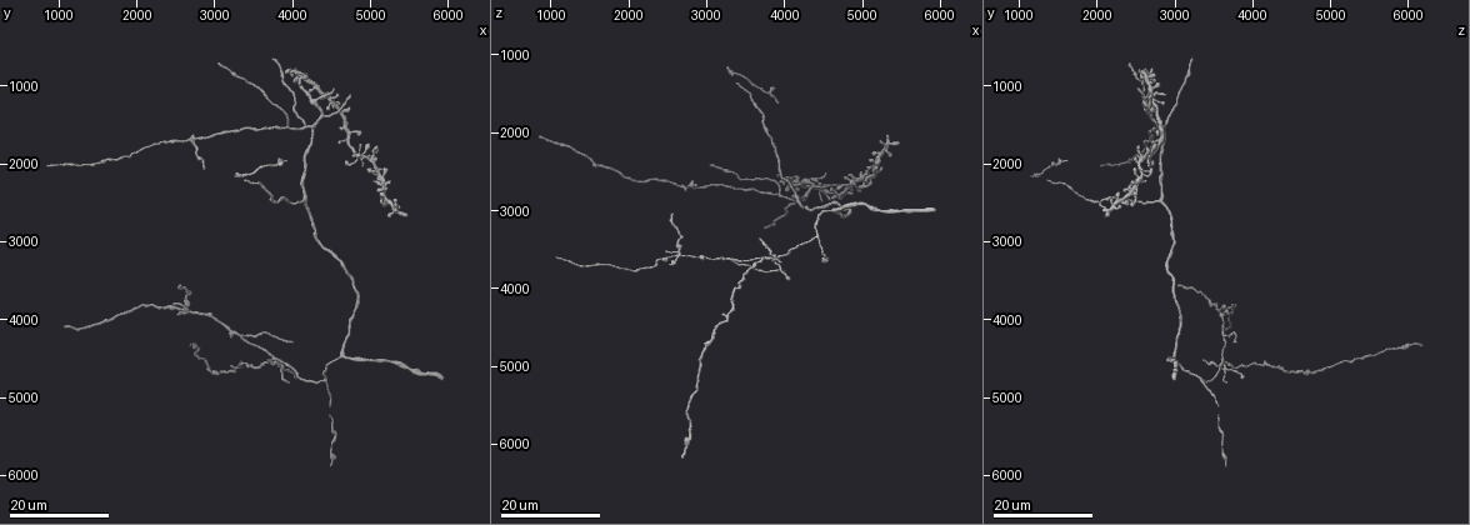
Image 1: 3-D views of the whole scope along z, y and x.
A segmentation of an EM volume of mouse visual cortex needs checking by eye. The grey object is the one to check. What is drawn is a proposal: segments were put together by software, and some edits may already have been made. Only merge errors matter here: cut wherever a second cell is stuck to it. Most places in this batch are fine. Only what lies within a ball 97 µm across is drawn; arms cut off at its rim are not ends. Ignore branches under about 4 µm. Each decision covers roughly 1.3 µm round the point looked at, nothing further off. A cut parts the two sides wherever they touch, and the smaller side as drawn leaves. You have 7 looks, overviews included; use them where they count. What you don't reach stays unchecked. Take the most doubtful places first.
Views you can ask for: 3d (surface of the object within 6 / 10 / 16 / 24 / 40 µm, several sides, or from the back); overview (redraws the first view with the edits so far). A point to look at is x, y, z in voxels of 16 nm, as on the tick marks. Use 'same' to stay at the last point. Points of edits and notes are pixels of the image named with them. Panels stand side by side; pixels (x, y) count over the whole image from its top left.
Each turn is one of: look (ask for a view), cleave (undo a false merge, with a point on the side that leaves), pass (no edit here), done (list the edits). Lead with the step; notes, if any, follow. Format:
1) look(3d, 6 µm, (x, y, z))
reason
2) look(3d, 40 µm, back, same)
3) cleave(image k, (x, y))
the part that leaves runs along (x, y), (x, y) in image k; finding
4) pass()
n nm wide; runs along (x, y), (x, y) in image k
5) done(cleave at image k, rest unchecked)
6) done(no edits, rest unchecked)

look(3d, 16 µm, (2650, 3900, 3550))
four or more arms meet

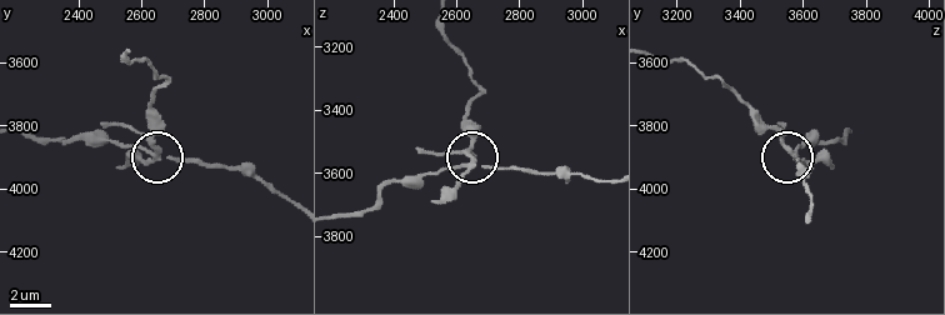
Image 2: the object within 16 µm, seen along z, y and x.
look(3d, 10 µm, (2630, 3850, 3540))

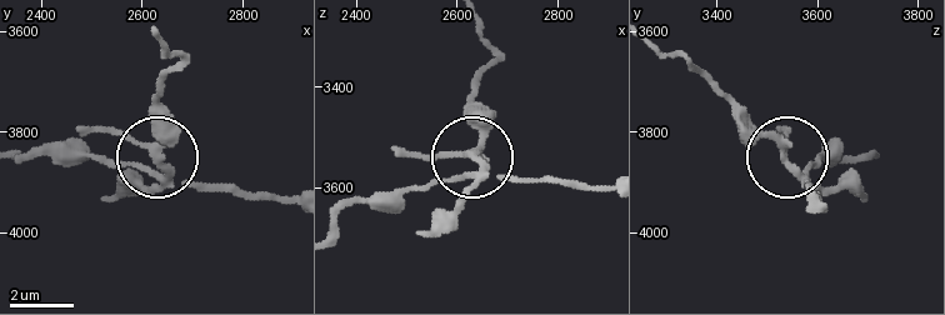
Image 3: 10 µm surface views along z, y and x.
cleave(image 3, (145, 143))
5 arms; two cells meet here

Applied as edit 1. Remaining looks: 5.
look(3d, 16 µm, (2700, 1700, 2700))
looks like a crossing

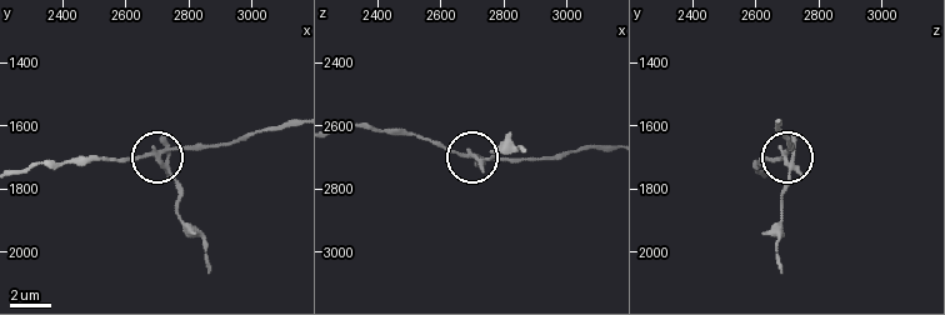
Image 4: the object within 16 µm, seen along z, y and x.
look(3d, 6 µm, (2700, 1700, 2690))

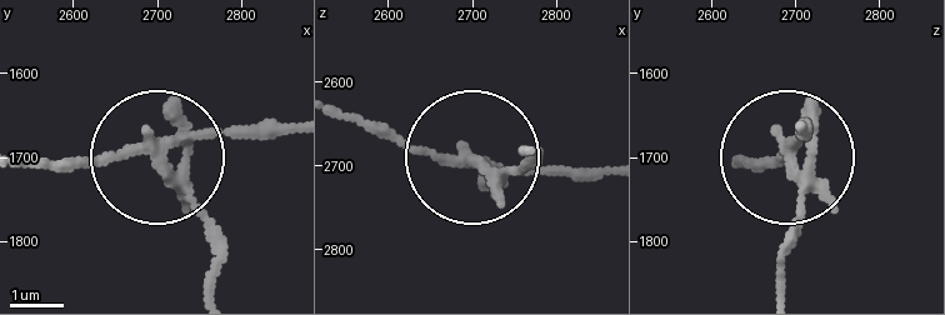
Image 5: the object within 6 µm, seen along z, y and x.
cleave(image 5, (185, 205))
5 arms; the part that leaves runs along (155, 146), (205, 223), (209, 290) in image 5; a second cell is stuck on

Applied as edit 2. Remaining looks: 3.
look(3d, 24 µm, (3950, 1500, 2800))
three-way junction

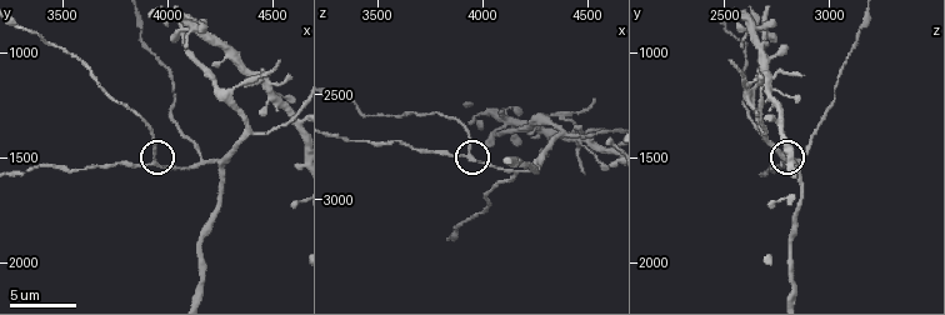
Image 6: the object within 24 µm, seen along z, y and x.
look(3d, 6 µm, (3930, 1530, 2800))

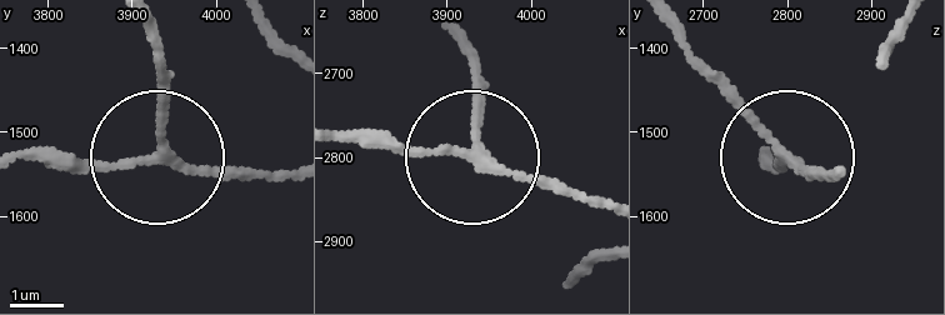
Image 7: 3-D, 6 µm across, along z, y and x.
look(3d, 6 µm, back, (3935, 1525, 2790))
other side

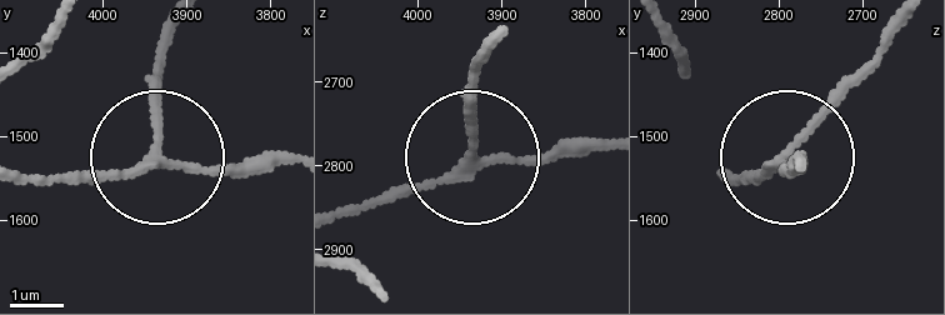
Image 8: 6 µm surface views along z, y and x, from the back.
pass()
170 nm wide; runs along (341, 209), (436, 186), (471, 155), (476, 60) in image 8; one cell here

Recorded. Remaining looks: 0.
done(cleave at image 3, cleave at image 5, rest unchecked)

